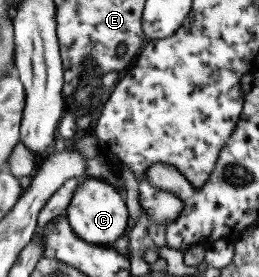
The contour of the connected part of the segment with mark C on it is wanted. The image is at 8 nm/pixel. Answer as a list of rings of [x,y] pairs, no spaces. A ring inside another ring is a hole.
[[[95,177],[83,178],[66,208],[66,217],[73,232],[89,244],[111,247],[118,238],[123,236],[128,227],[126,199],[123,199],[122,195],[106,180]]]

